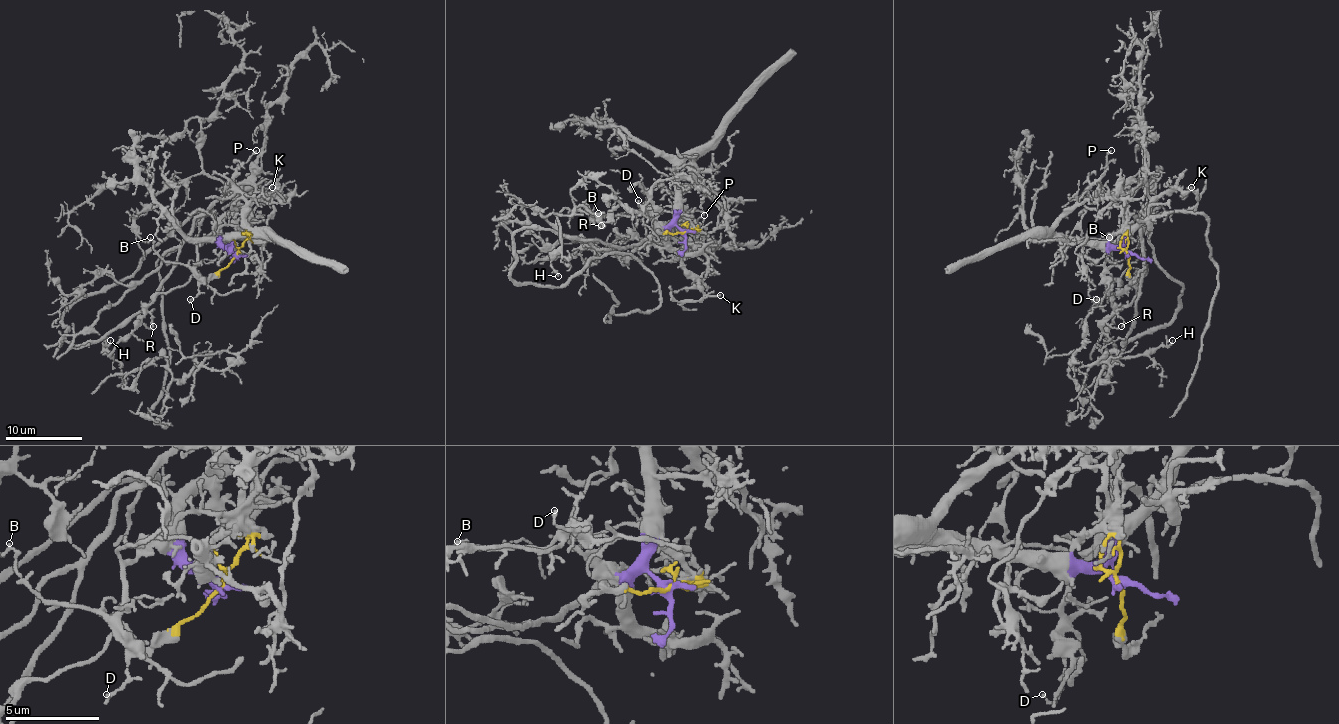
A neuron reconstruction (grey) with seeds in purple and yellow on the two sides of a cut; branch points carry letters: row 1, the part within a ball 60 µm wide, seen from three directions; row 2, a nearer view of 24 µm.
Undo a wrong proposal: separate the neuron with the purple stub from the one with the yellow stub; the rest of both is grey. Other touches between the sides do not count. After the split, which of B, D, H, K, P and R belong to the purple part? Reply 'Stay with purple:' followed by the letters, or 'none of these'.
Stay with purple: K, P

